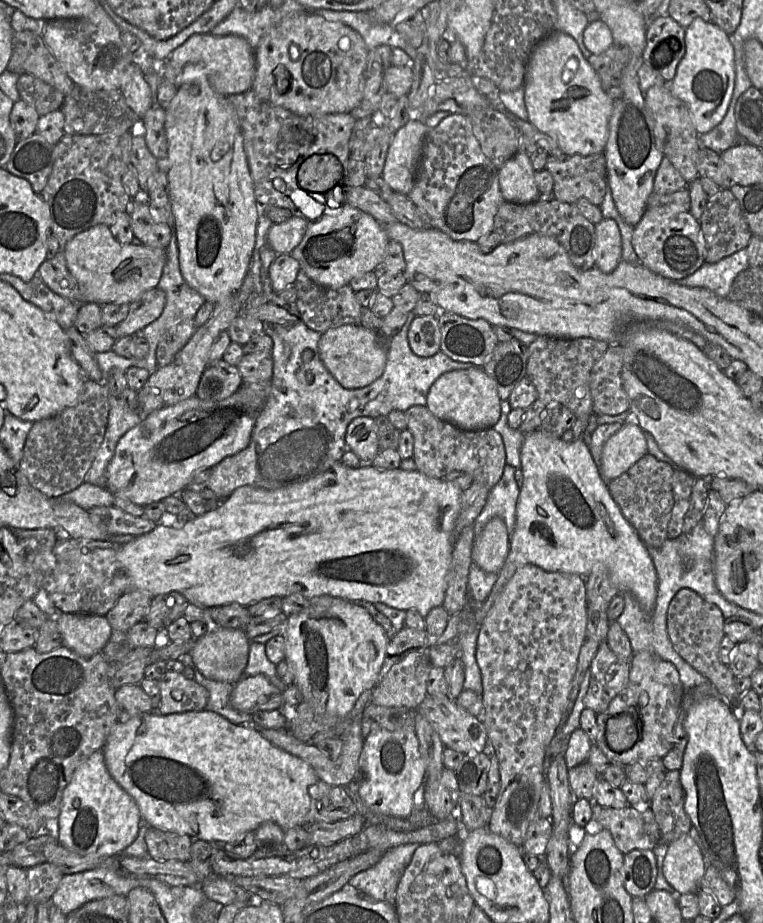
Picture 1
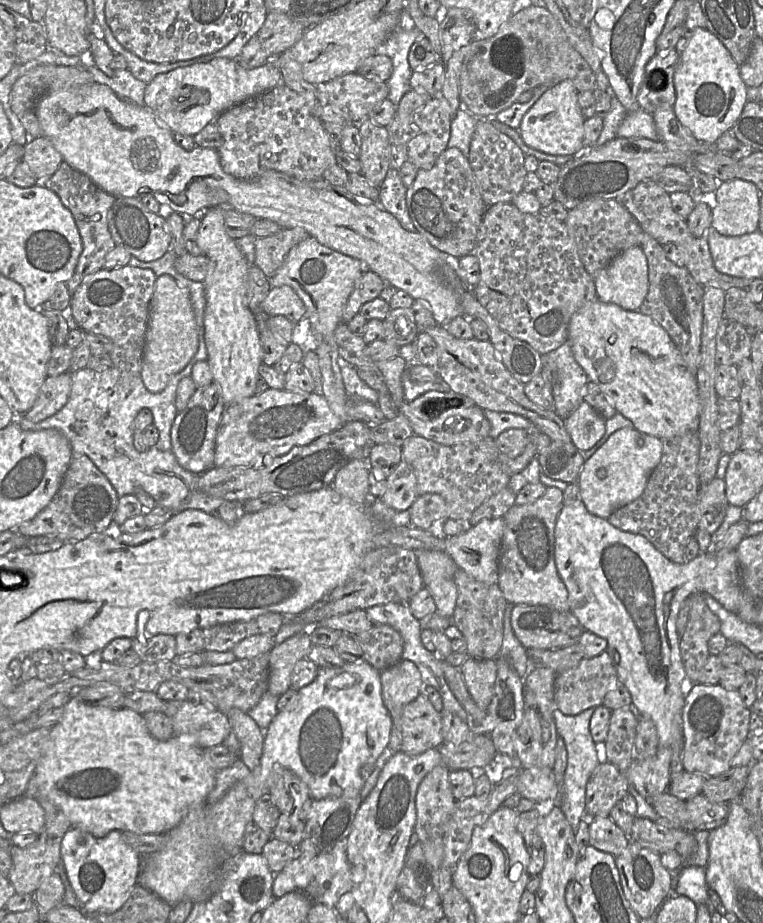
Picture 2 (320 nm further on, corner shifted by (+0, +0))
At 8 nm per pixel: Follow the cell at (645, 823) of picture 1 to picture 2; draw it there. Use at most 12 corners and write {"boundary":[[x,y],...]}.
{"boundary":[[610,816],[590,821],[589,844],[620,856],[629,837]]}

